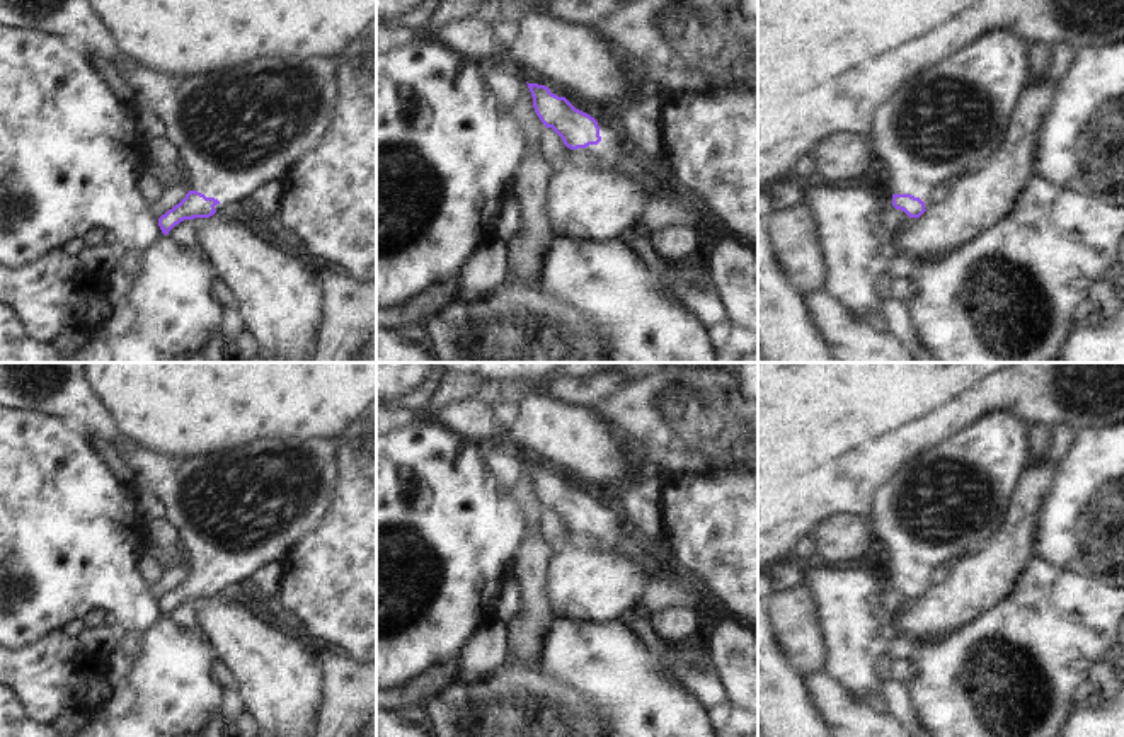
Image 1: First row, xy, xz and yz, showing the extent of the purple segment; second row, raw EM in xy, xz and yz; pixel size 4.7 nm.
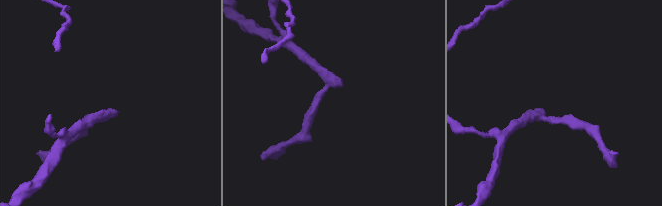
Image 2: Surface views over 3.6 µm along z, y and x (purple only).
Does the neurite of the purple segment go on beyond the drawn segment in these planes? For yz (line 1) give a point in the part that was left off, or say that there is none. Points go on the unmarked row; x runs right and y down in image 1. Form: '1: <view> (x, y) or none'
1: yz (946, 502)

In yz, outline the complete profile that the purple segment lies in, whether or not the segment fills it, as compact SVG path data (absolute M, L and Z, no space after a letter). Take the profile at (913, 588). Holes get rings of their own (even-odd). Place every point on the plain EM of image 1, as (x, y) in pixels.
M1010 410L991 412L921 451L875 492L870 531L887 551L896 591L920 599L938 567L949 567L989 541L1003 524L1027 466L1027 432L1027 424Z

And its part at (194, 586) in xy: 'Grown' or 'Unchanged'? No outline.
Grown

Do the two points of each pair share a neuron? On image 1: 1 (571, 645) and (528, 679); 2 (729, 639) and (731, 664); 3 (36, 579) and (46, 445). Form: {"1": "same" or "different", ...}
{"1": "different", "2": "same", "3": "same"}

